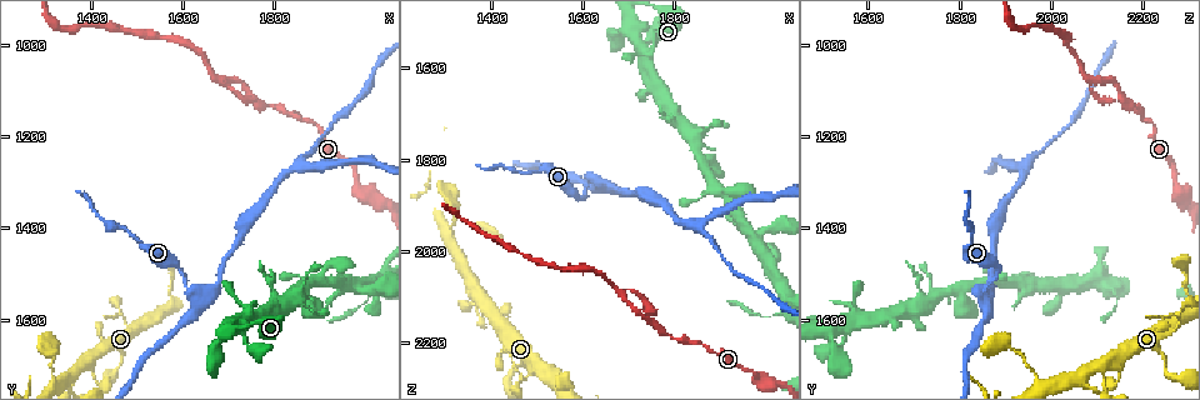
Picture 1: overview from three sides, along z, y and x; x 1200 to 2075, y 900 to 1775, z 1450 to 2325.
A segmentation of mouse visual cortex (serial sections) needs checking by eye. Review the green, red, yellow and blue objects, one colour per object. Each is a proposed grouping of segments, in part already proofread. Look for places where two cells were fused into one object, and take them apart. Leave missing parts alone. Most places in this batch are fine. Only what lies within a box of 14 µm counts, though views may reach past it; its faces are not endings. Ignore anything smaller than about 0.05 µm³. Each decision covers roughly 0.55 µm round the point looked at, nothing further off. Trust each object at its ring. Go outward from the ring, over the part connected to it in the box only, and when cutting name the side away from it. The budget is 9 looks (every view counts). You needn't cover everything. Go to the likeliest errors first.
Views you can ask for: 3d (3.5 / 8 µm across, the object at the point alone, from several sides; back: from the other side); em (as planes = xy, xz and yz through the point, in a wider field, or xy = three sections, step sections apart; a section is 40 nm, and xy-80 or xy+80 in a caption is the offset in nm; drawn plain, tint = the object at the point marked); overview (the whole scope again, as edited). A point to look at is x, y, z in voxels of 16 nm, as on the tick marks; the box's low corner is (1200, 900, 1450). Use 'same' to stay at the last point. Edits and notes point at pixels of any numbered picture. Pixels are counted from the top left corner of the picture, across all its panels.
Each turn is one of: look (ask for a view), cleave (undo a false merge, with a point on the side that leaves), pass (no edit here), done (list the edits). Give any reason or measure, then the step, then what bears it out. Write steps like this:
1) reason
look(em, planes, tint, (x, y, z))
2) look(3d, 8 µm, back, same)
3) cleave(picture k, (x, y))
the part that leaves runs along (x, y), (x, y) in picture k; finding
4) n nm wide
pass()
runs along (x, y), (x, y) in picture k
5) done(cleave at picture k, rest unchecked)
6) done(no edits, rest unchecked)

sharp bend
look(3d, 3.5 µm, back, (1635, 1545, 1845))

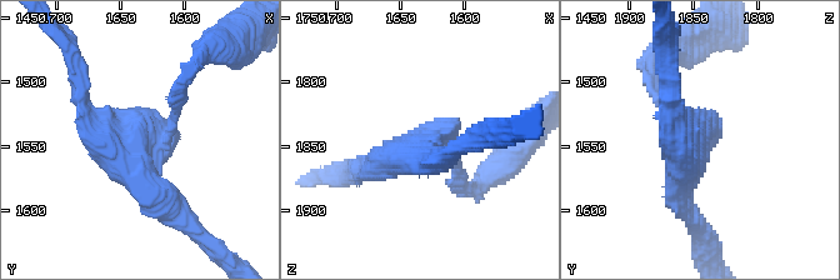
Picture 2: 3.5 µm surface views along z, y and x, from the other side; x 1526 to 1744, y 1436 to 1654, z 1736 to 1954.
3 arms; arms of 150, 300, 350 nm; shape alone is not enough
look(em, xy, step 3, tint, (1630, 1542, 1844))

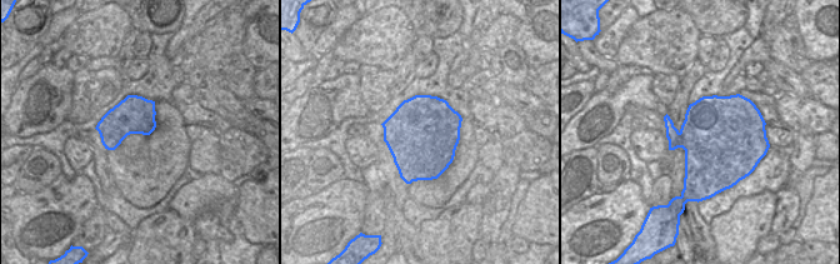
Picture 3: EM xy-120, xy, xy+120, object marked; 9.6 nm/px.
look(em, xy, step 5, tint, same)

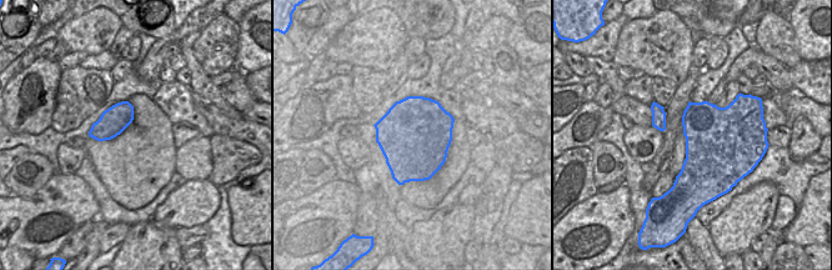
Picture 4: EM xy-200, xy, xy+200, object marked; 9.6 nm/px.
cleave(picture 2, (164, 183))
the part that leaves runs along (160, 138), (110, 138), (80, 88) in picture 2; two cells meet here

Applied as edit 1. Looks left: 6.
look(overview)

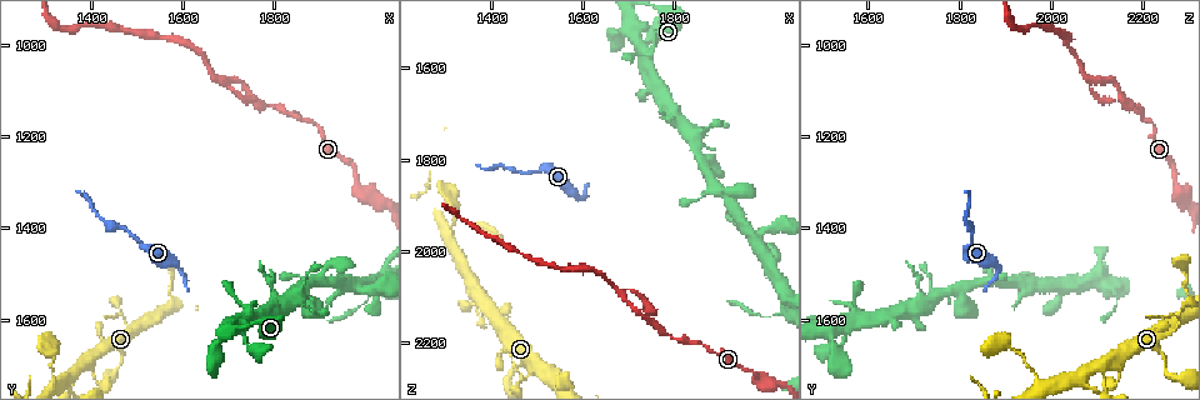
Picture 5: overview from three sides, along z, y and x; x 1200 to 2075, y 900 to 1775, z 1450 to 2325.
two arms in line, one across
look(3d, 8 µm, (1690, 1075, 2090))

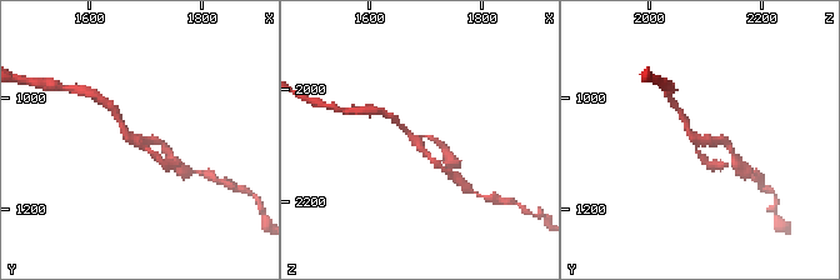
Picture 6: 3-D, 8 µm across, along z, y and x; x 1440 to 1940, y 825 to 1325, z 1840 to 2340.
3 arms; arms of 150, 200, 200 nm
look(em, planes, tint, (1685, 1070, 2090))

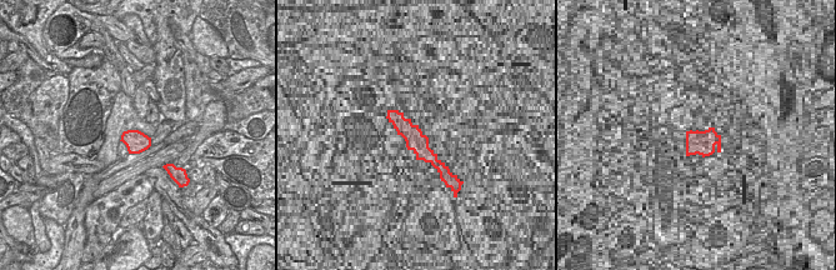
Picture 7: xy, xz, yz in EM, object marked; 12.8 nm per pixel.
cleave(picture 6, (158, 158))
the part that leaves runs along (423, 136), (439, 143), (459, 165) in picture 6; a second cell is stuck on

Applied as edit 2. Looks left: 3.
thick turns thin
look(3d, 3.5 µm, (1495, 1415, 1825))

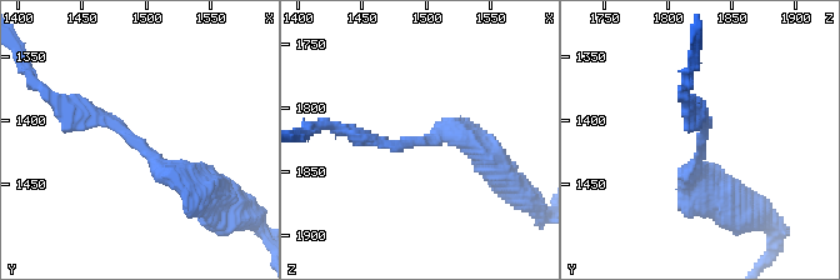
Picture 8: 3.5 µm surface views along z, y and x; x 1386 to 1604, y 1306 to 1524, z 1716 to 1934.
arms of 150, 300 nm
look(em, planes, tint, (1496, 1420, 1826))

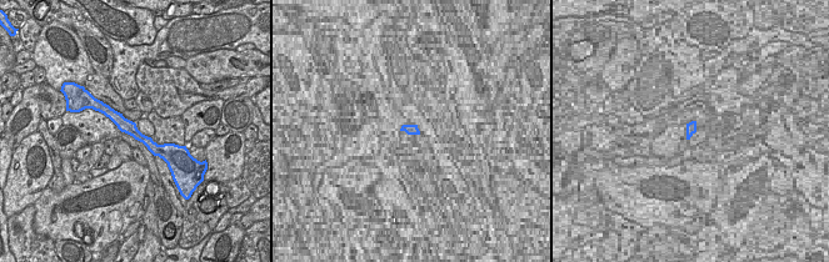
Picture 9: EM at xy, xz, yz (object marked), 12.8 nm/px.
180 nm wide
pass()
runs along (100, 106), (163, 154) in picture 9; continuous, no second cell

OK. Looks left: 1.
done(cleave at picture 2, cleave at picture 6, rest unchecked)

